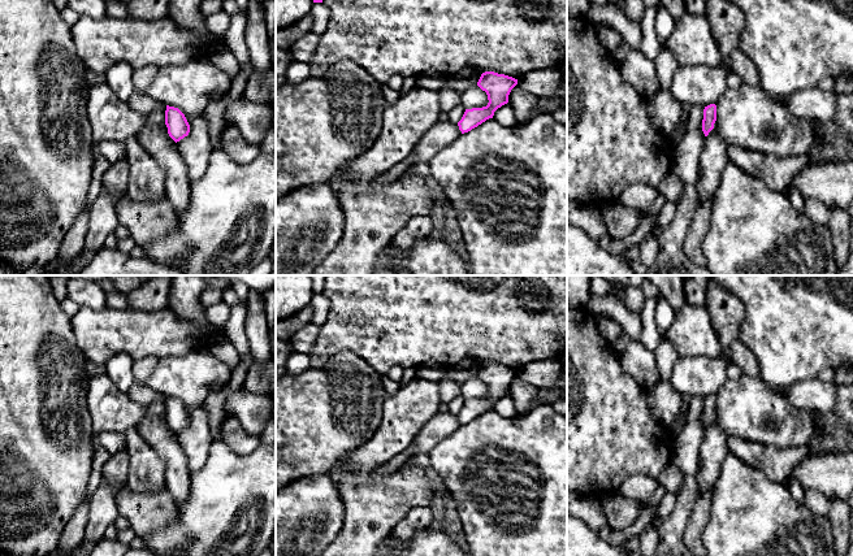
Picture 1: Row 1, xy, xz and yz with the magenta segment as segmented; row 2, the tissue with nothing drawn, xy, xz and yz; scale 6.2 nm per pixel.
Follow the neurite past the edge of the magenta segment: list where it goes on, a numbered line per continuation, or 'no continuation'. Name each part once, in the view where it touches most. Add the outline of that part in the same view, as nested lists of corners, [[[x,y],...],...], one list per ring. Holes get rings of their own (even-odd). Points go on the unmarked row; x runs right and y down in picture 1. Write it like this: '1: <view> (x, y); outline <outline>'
no continuation

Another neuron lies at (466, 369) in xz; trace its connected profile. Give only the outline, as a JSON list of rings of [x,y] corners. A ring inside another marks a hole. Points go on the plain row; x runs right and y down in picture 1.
[[[472,360],[459,362],[456,366],[447,370],[447,375],[456,383],[462,385],[466,379],[477,375],[482,364]]]

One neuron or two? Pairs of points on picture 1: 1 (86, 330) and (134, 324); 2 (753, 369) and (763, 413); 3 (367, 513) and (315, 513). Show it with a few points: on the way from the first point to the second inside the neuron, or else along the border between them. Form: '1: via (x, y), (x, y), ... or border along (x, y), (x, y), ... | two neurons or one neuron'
1: via (98, 330), (122, 330) | one neuron
2: border along (744, 373), (760, 377) | two neurons
3: border along (338, 491), (343, 505), (343, 526), (332, 542) | two neurons

